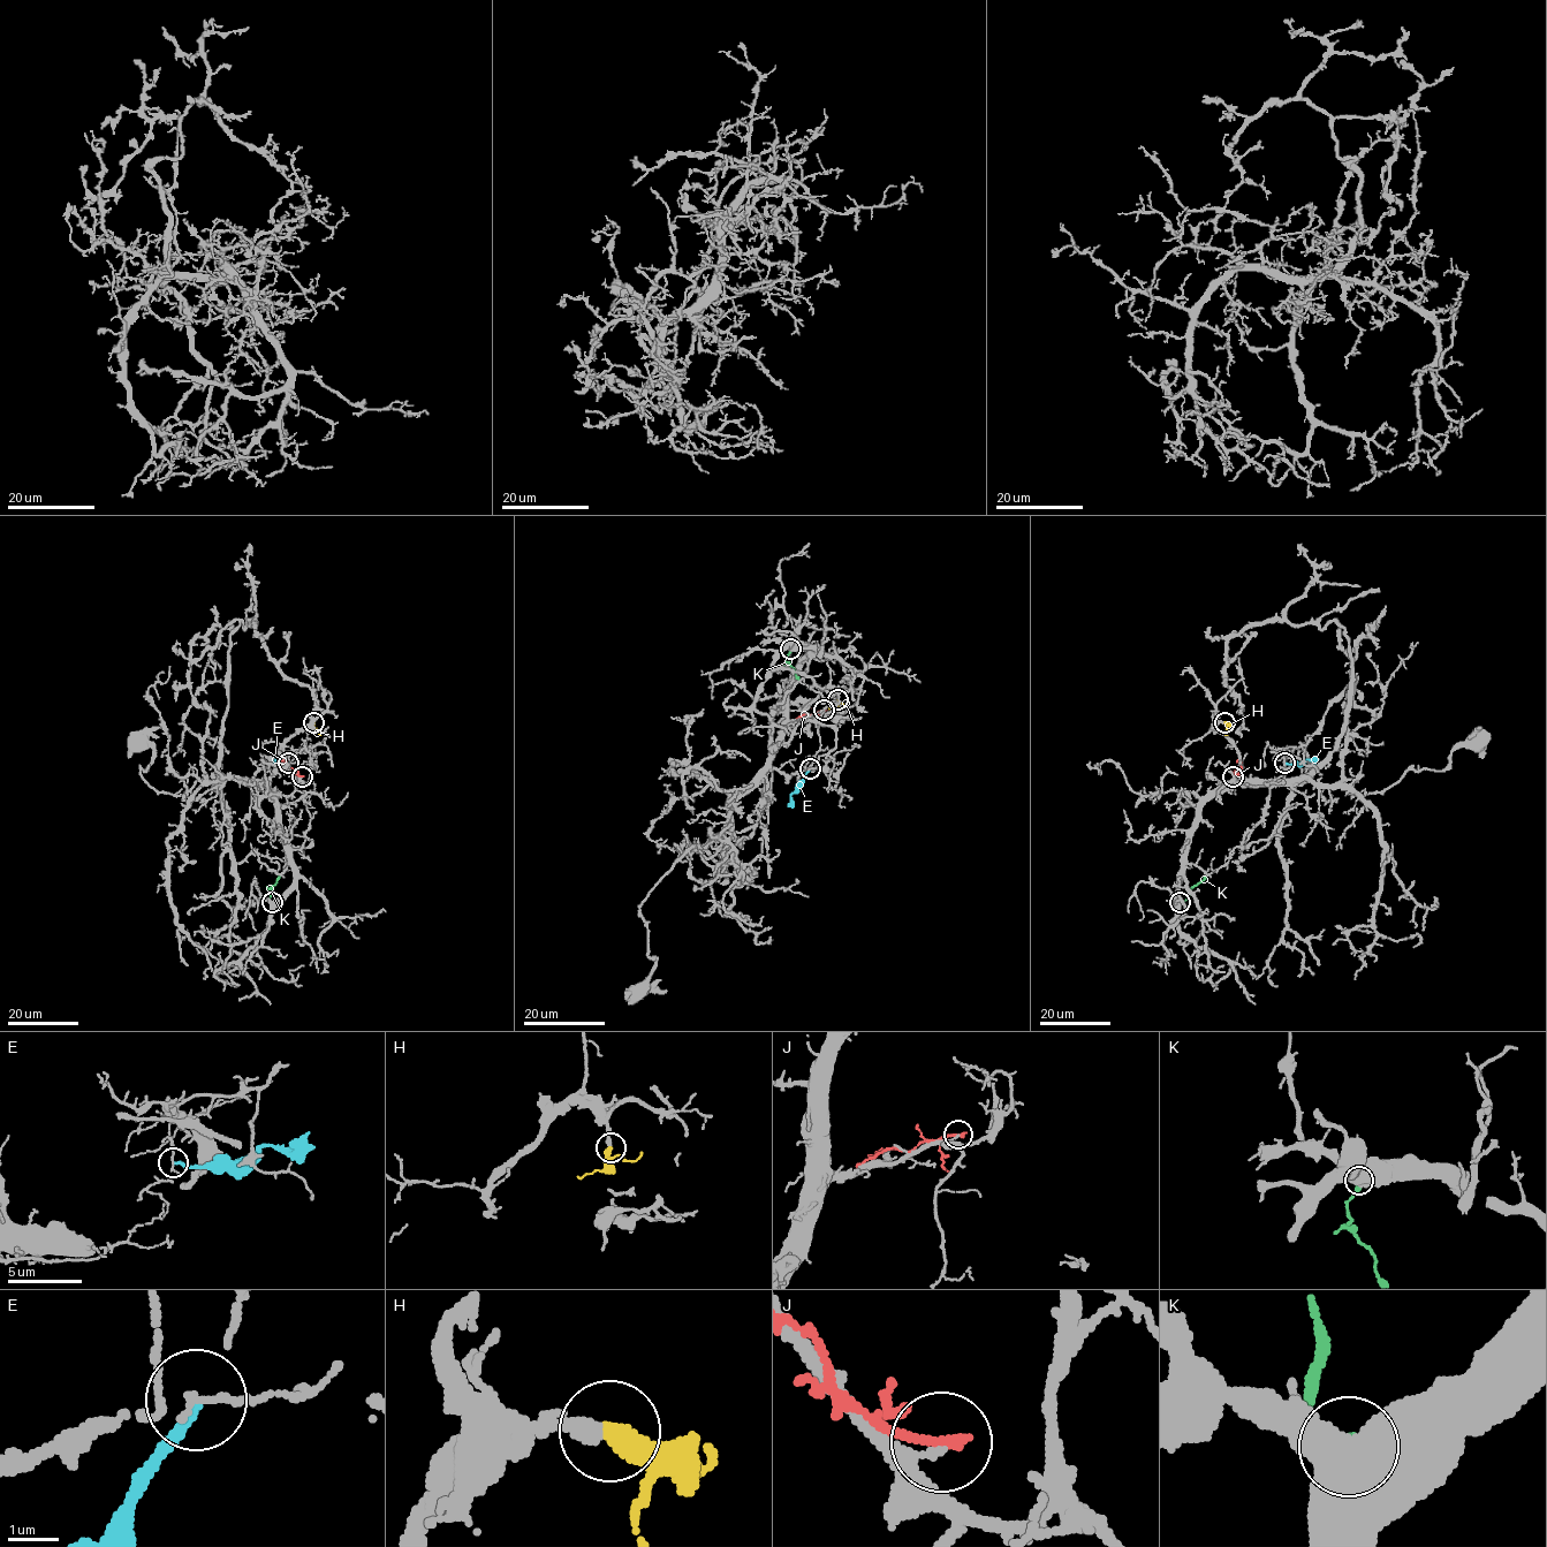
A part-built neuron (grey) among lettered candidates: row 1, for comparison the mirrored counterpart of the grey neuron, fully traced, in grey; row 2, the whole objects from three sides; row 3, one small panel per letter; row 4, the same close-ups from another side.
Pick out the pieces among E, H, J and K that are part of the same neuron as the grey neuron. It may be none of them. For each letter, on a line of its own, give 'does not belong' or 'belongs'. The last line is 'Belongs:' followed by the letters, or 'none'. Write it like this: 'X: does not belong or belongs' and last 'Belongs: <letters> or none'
E: does not belong
H: belongs
J: does not belong
K: does not belong
Belongs: H

